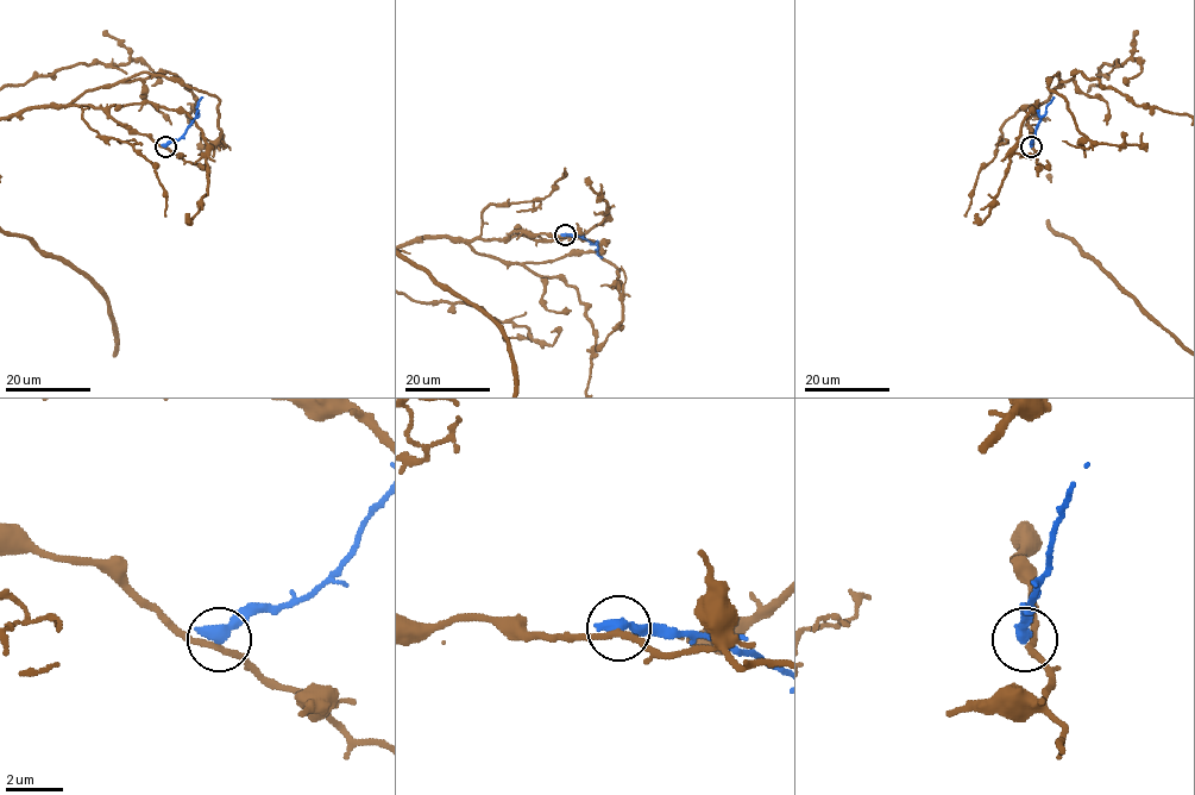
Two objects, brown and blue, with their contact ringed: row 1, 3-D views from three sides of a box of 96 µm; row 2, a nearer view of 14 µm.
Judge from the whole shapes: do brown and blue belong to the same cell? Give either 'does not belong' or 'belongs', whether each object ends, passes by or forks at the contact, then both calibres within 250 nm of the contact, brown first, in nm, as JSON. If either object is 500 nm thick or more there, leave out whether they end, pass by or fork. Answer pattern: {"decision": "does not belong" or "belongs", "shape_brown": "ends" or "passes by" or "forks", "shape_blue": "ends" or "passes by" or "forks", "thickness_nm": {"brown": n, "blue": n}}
{"decision": "does not belong", "shape_brown": "passes by", "shape_blue": "ends", "thickness_nm": {"brown": 200, "blue": 480}}

